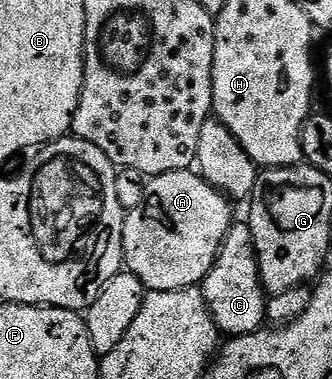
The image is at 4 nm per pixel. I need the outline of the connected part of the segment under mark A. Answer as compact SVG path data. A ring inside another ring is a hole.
M193 170L155 175L146 184L144 201L126 212L122 258L130 271L152 291L198 287L209 273L236 216L231 200Z

